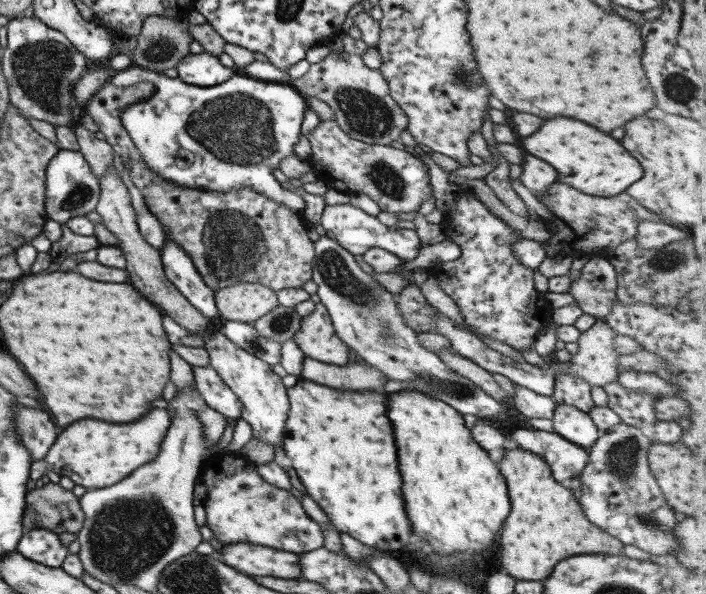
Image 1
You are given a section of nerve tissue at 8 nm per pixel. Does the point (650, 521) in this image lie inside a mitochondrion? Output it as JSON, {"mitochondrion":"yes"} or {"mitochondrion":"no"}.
{"mitochondrion":"yes"}

